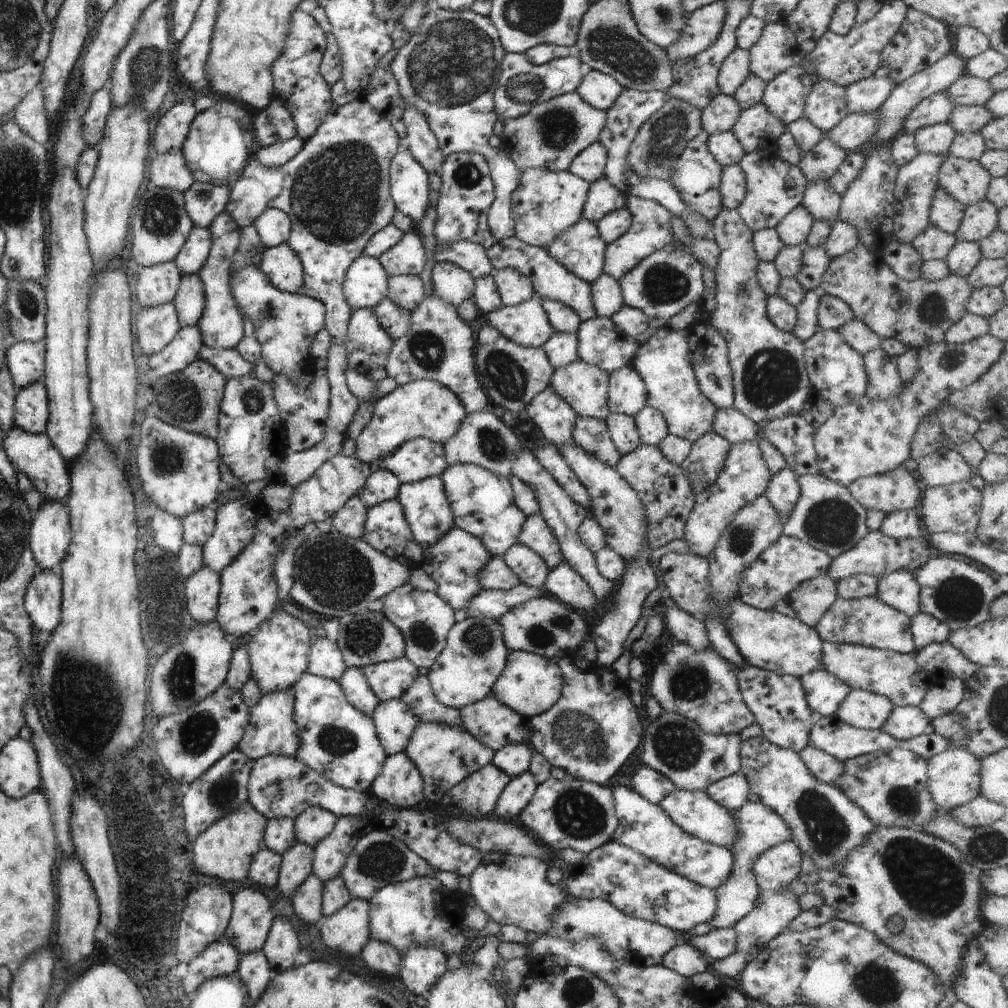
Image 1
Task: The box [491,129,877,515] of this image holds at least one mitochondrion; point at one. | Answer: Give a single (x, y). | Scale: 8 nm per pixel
(771, 376)

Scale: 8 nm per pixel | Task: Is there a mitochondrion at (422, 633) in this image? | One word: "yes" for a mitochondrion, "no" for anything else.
yes

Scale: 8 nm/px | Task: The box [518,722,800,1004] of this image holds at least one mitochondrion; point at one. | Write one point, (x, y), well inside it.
(578, 815)

